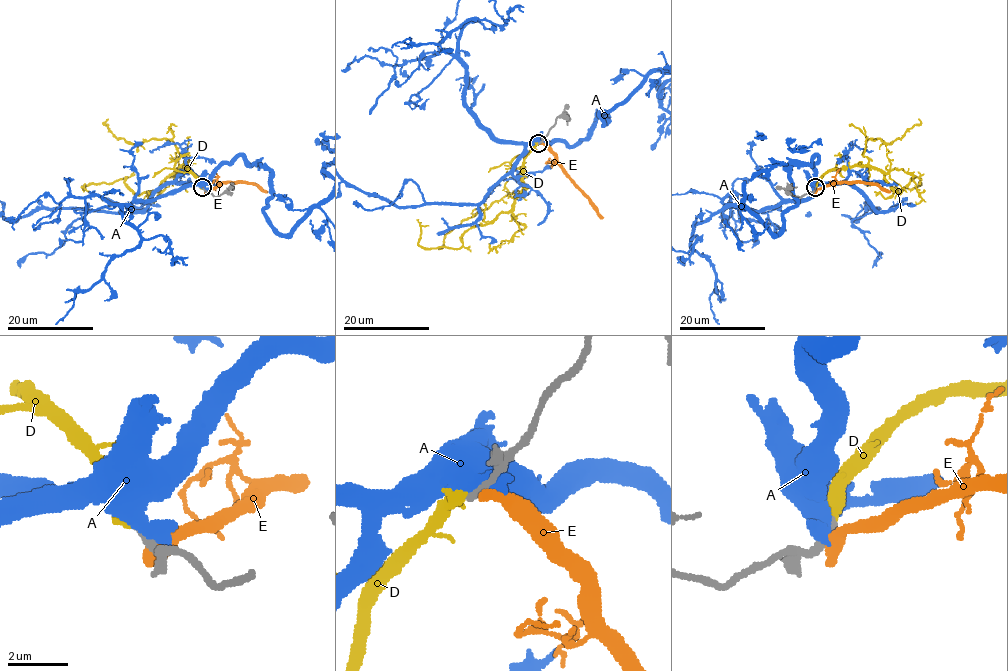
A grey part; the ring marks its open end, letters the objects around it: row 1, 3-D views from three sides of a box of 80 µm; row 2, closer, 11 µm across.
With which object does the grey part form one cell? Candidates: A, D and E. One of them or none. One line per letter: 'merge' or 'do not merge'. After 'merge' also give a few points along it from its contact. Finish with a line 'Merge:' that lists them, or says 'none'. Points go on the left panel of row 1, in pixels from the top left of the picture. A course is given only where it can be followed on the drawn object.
A: do not merge
D: do not merge
E: do not merge
Merge: none

